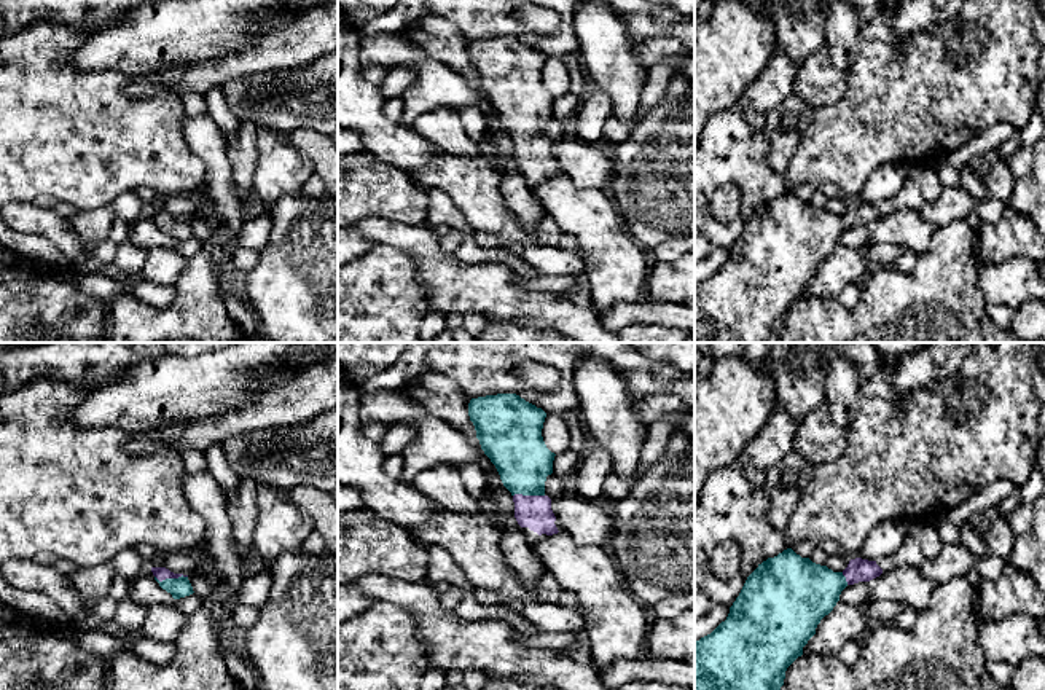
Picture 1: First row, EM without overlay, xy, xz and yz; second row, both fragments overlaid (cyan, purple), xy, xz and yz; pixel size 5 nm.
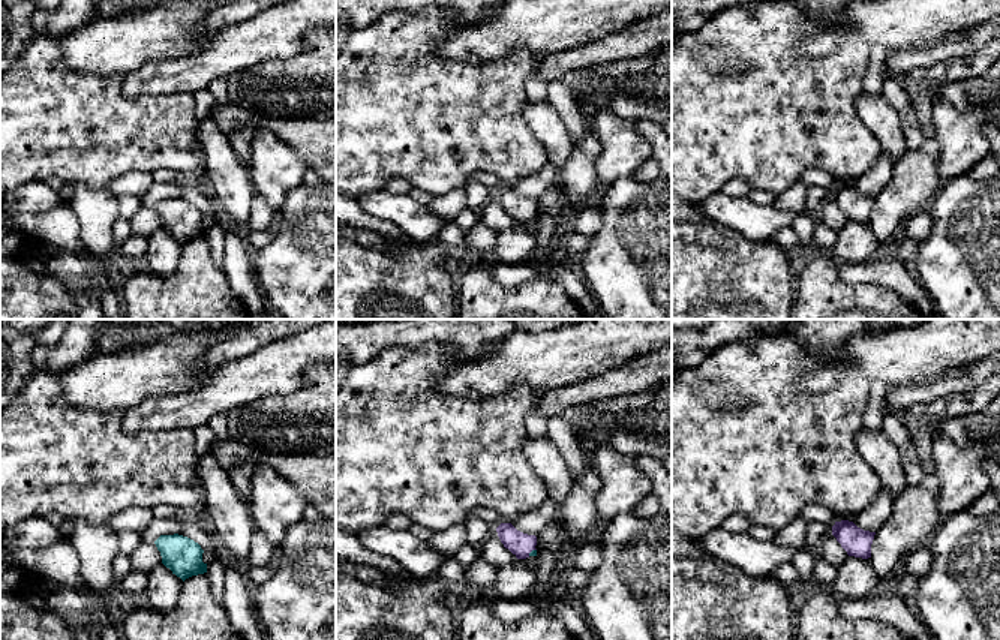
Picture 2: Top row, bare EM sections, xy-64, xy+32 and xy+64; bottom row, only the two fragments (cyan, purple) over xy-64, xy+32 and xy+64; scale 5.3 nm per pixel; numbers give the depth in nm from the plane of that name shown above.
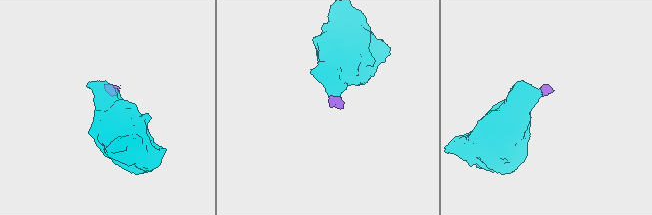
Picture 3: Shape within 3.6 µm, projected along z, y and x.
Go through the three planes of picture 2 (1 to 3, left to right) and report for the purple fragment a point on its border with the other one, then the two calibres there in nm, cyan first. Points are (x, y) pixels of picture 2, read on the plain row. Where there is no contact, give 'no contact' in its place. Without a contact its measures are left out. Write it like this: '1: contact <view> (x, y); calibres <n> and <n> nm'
1: no contact
2: contact xy+32 (531, 216); calibres 30 and 130 nm
3: no contact

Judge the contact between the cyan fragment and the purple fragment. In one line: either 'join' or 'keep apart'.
join

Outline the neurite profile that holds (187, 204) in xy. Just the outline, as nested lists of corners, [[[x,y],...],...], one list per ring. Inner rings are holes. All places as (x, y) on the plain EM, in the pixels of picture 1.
[[[202,185],[196,191],[175,194],[170,198],[158,199],[148,212],[166,210],[174,217],[190,218],[198,215],[207,206],[207,190]]]

